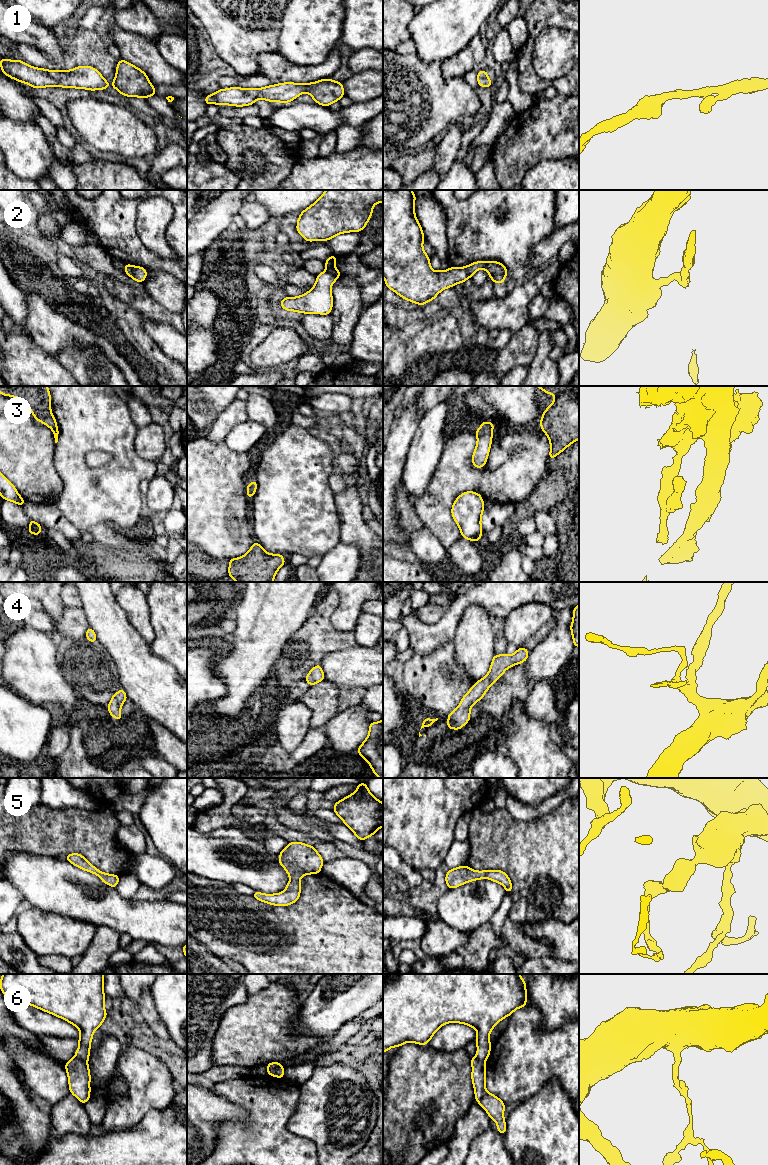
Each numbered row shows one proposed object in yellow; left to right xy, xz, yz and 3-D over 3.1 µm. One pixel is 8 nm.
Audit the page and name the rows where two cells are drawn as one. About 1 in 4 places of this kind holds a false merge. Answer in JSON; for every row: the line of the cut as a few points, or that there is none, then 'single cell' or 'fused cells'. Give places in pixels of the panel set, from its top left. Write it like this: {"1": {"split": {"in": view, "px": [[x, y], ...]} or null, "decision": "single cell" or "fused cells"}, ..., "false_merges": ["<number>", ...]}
{"1": {"split": null, "decision": "single cell"}, "2": {"split": {"in": "yz", "px": [[465, 266], [470, 277]]}, "decision": "fused cells"}, "3": {"split": null, "decision": "single cell"}, "4": {"split": null, "decision": "single cell"}, "5": {"split": null, "decision": "single cell"}, "6": {"split": {"in": "xz", "px": [[282, 1067], [278, 1068], [271, 1075]]}, "decision": "fused cells"}, "false_merges": ["2", "6"]}

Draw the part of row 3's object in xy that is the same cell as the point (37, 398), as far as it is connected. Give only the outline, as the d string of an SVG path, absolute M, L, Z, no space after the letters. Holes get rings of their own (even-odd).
M0 386L0 394L20 399L38 422L48 426L58 442L59 429L51 412L51 396L47 386Z

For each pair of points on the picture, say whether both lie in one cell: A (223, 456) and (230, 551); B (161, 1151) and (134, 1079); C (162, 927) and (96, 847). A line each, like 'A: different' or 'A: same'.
A: same
B: different
C: different

